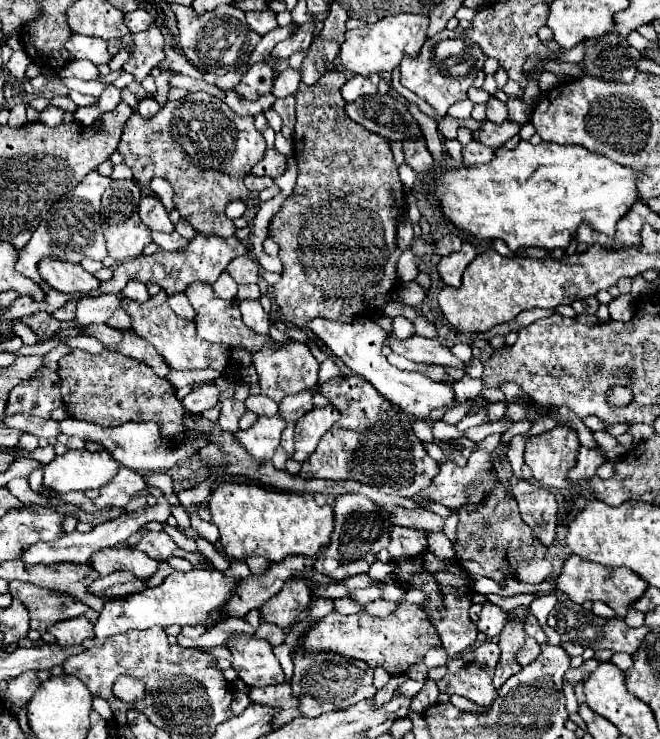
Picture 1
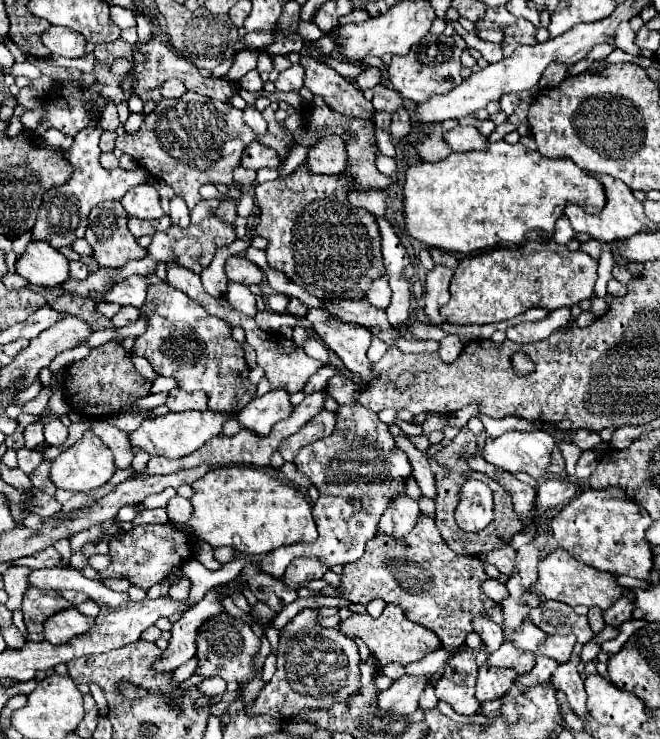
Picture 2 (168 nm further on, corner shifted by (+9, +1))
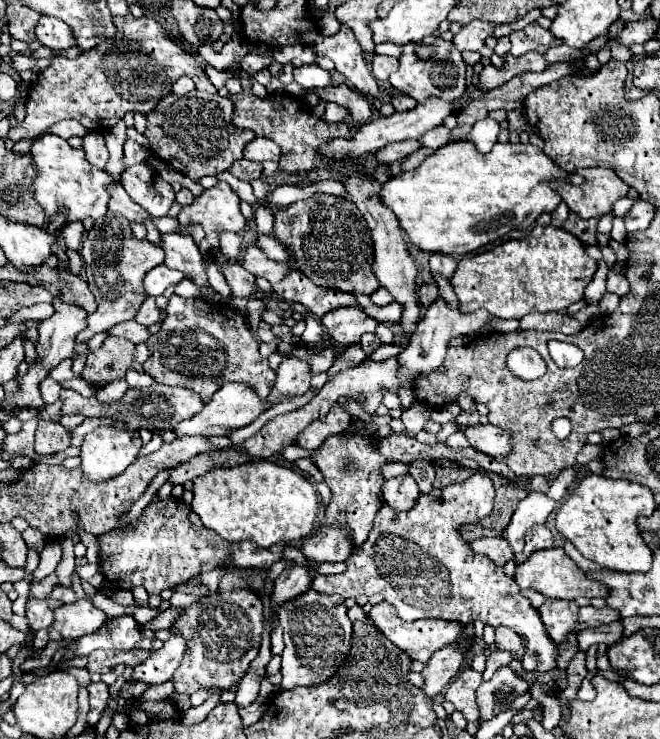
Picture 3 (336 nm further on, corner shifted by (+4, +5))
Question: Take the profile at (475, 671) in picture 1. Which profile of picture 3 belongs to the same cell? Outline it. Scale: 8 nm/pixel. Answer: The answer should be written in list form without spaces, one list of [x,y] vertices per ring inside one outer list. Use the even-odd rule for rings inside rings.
[[[469,666],[461,670],[459,676],[445,690],[445,698],[467,718],[467,722],[479,718],[479,706],[475,700],[475,690],[479,684],[481,684],[481,674]]]

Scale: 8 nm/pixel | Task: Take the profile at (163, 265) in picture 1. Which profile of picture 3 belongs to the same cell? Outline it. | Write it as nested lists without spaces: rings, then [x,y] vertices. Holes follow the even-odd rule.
[[[219,182],[217,186],[209,188],[209,190],[203,190],[201,196],[195,198],[195,202],[191,206],[183,206],[177,220],[179,220],[179,228],[177,232],[179,234],[189,234],[189,226],[197,224],[205,230],[205,238],[197,244],[199,246],[199,252],[203,254],[205,260],[215,260],[215,256],[219,254],[219,234],[225,230],[225,232],[241,232],[245,228],[245,218],[243,214],[239,212],[239,204],[241,200],[237,198],[237,194],[231,190],[231,186],[227,182]]]

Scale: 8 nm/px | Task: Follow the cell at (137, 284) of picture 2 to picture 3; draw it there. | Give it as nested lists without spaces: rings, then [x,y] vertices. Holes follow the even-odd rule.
[[[159,264],[159,266],[155,266],[153,270],[149,270],[149,272],[145,274],[143,286],[145,286],[145,290],[147,290],[147,296],[155,298],[155,296],[163,294],[163,290],[165,290],[167,286],[179,284],[179,280],[181,280],[183,276],[185,276],[185,274],[179,274],[179,270],[171,270],[171,268],[167,268],[165,264]]]

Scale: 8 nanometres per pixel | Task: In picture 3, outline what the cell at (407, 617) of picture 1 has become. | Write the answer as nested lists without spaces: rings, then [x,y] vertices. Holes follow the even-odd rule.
[[[381,602],[377,606],[371,608],[371,612],[367,614],[367,618],[383,632],[383,636],[387,640],[391,640],[395,646],[399,646],[411,660],[419,660],[419,662],[427,662],[431,658],[431,654],[447,644],[453,644],[461,632],[461,626],[457,622],[447,622],[447,620],[413,620],[413,622],[405,622],[397,616],[395,608],[387,602]]]

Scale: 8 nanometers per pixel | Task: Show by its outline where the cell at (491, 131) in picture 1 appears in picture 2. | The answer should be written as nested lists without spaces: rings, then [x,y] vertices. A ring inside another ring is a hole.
[[[456,126],[442,134],[442,140],[450,146],[452,152],[470,152],[470,150],[484,150],[488,140],[478,134],[474,126]]]

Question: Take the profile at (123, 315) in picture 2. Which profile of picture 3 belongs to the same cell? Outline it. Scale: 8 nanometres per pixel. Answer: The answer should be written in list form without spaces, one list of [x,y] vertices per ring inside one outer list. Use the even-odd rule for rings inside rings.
[[[147,298],[143,302],[143,306],[139,306],[139,310],[137,310],[137,314],[135,314],[133,320],[139,322],[139,324],[143,324],[143,326],[157,324],[161,320],[161,314],[159,314],[159,310],[155,306],[155,298]]]

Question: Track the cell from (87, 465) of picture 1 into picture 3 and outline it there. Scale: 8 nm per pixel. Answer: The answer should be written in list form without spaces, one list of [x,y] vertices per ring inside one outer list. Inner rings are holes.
[[[97,428],[81,444],[81,470],[89,482],[105,482],[135,462],[141,448],[139,432]]]

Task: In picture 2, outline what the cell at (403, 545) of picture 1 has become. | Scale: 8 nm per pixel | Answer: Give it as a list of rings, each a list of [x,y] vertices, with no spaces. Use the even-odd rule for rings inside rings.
[[[404,492],[396,494],[380,518],[378,532],[402,538],[402,534],[408,534],[414,528],[414,522],[418,522],[418,514],[420,508],[416,500],[408,498]]]

